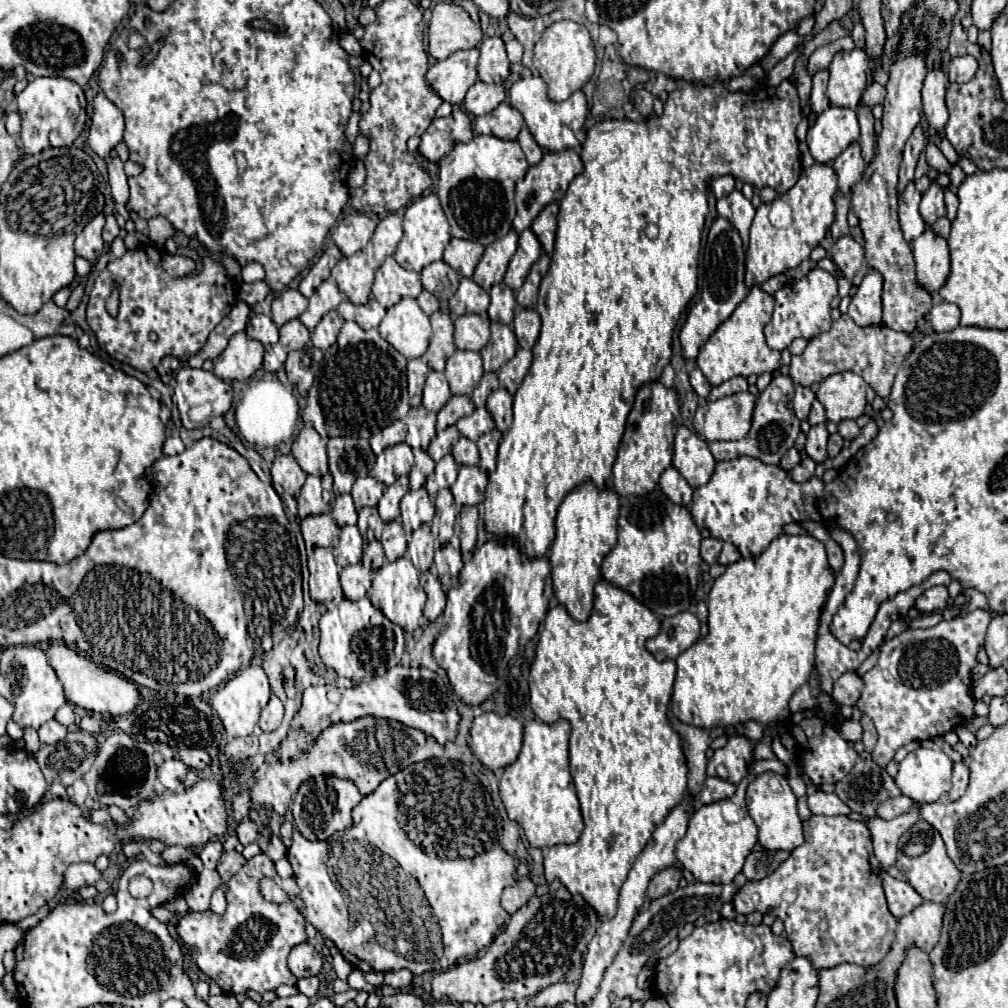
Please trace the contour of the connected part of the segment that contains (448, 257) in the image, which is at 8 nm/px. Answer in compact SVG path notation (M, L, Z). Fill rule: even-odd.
M451 239L451 243L445 249L443 259L463 277L471 277L483 251L485 251L485 247L481 243L465 241L465 239Z

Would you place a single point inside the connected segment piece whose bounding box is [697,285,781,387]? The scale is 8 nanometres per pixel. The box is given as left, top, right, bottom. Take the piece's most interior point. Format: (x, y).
(737, 347)

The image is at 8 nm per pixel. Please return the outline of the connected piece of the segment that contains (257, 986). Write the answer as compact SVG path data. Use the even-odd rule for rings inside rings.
M259 853L229 879L227 883L227 909L223 915L215 915L213 911L189 911L177 921L177 935L183 945L189 949L195 965L215 981L225 993L245 995L247 989L257 993L275 991L279 985L297 985L297 977L287 967L289 951L307 941L305 919L299 911L299 889L295 881L283 879L277 875L273 861ZM263 875L273 877L287 895L291 895L291 903L267 903L259 895L259 879Z

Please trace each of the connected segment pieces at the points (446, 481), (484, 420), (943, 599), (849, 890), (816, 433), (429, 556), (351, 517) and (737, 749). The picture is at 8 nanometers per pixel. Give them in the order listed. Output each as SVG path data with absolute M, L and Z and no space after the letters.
M445 455L437 465L435 465L435 471L433 475L427 477L427 491L431 495L431 499L437 497L439 489L445 489L445 487L451 487L457 479L457 471L459 471L459 465L455 463L453 455Z
M479 407L479 409L475 409L473 415L467 415L467 417L459 419L457 429L463 437L467 437L471 441L477 441L481 435L495 429L495 423L493 423L489 411L485 407Z
M937 585L931 587L927 591L923 591L923 595L917 599L915 607L921 613L933 613L933 611L943 611L947 607L947 599L949 599L949 591L945 585Z
M811 815L809 819L803 821L803 831L805 831L805 841L801 847L795 847L789 855L787 861L783 861L779 865L777 871L773 871L769 877L761 879L761 881L747 881L739 893L735 895L733 899L733 905L735 911L739 915L749 915L753 911L759 911L759 913L767 913L771 911L773 917L781 919L783 925L785 925L785 935L787 939L791 941L793 945L793 953L797 957L807 957L815 969L829 969L829 967L837 967L841 963L855 963L855 965L861 965L861 967L871 967L875 963L879 963L879 959L883 959L883 955L887 955L887 951L891 949L891 943L895 939L895 927L897 927L897 919L891 915L891 911L887 909L887 903L885 903L885 895L883 895L883 887L881 887L881 867L879 867L879 861L875 859L873 851L871 851L871 835L867 831L867 825L861 823L861 821L851 821L849 817L845 815L837 815L837 817L825 817L825 815Z
M819 423L809 429L807 433L807 443L805 443L805 453L815 459L815 463L827 461L827 427L825 423Z
M424 524L424 525L422 525L419 529L417 529L416 531L414 531L413 532L413 534L412 534L412 538L411 538L411 540L408 542L408 540L406 540L406 535L405 535L405 541L407 541L407 549L405 549L405 553L403 553L403 557L407 557L407 559L409 559L410 561L412 561L412 563L413 563L413 565L414 565L414 567L417 569L417 570L419 570L419 571L426 571L426 570L428 570L431 566L432 566L432 564L433 564L433 558L434 558L434 550L435 550L435 546L434 546L434 538L433 538L433 535L432 535L432 533L431 533L431 530L430 530L430 527L428 526L428 525L426 525L426 524Z
M337 495L335 497L333 509L331 509L331 517L337 521L339 527L357 523L357 511L355 511L351 495Z
M743 735L731 737L727 745L717 749L715 755L709 759L707 775L717 776L733 785L739 785L739 781L745 779L747 775L751 751L753 751L753 745L747 737Z

